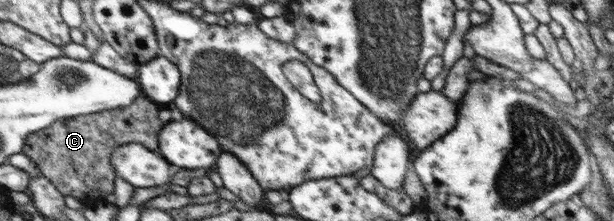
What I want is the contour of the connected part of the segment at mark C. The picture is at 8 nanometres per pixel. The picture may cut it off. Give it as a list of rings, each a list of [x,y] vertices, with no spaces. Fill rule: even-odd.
[[[139,95],[130,106],[95,112],[89,115],[75,116],[66,120],[57,120],[54,126],[49,126],[38,132],[31,133],[26,137],[22,153],[27,155],[33,163],[40,169],[43,177],[47,178],[62,193],[63,197],[72,195],[81,202],[90,205],[101,202],[103,197],[114,191],[114,171],[110,166],[110,153],[119,143],[111,135],[113,131],[119,131],[121,135],[125,133],[125,143],[139,142],[152,152],[158,149],[158,133],[163,127],[163,121],[159,119],[159,107],[145,95]]]

